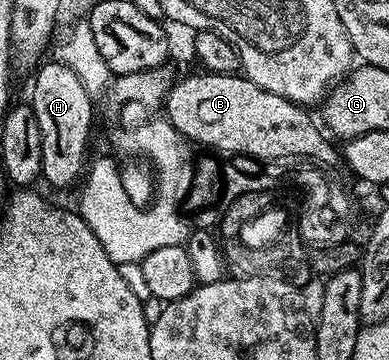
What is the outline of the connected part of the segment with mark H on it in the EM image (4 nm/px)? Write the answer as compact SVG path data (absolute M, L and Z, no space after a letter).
M50 61L39 64L34 77L34 94L28 97L34 107L36 123L40 123L42 136L42 175L41 180L66 189L74 180L83 176L88 165L86 144L90 141L90 124L94 121L92 94L84 87L82 74L73 64Z

